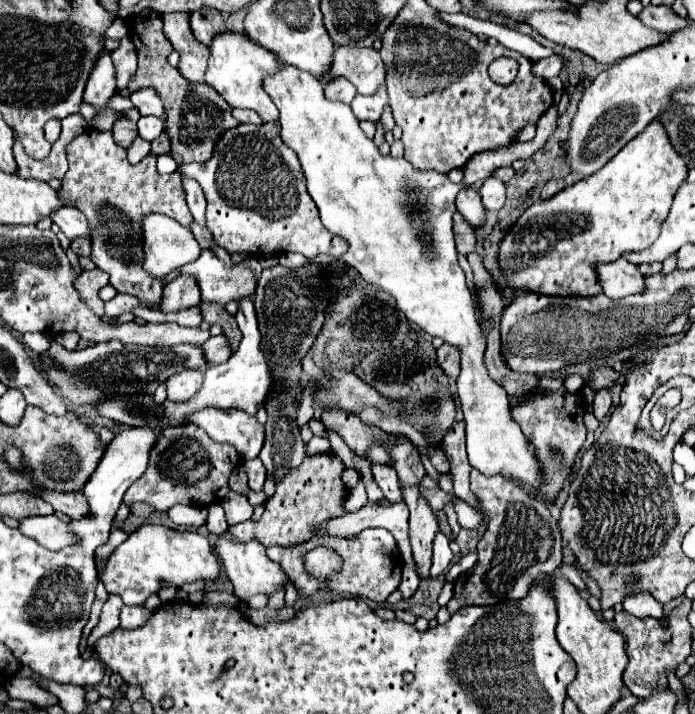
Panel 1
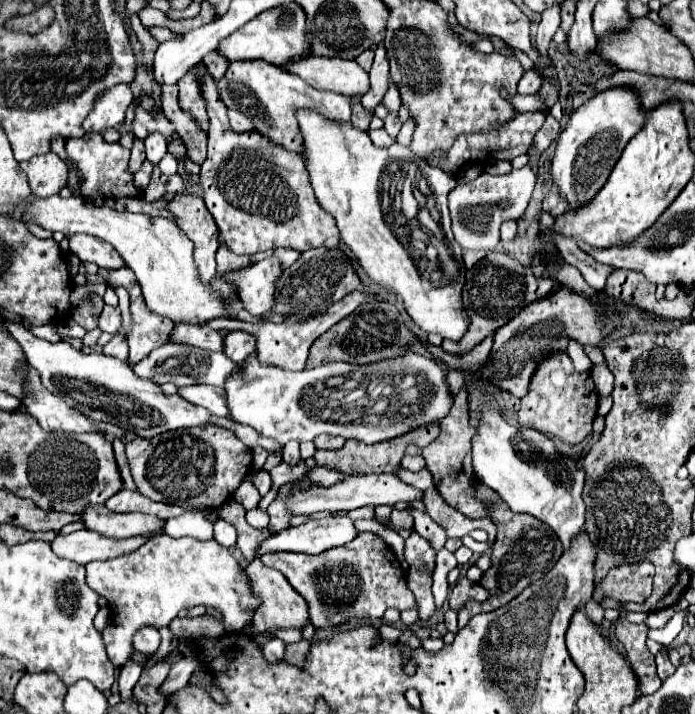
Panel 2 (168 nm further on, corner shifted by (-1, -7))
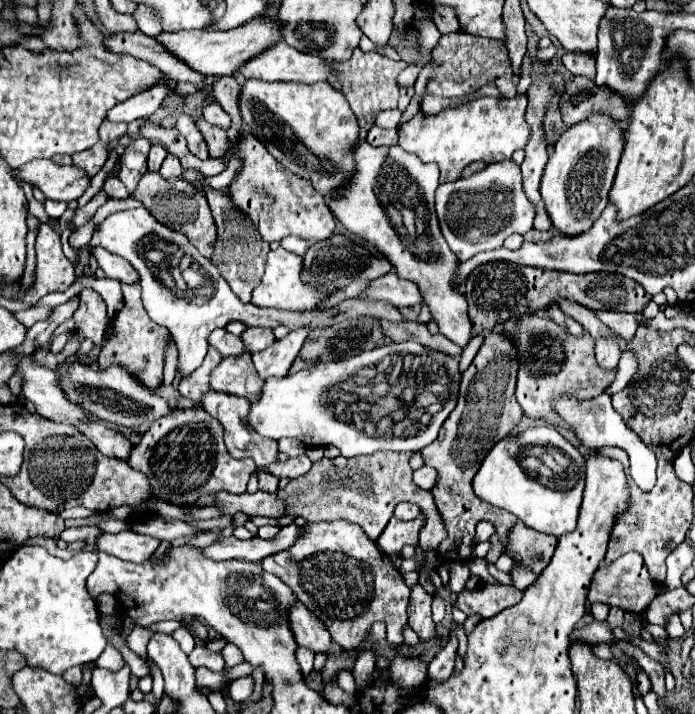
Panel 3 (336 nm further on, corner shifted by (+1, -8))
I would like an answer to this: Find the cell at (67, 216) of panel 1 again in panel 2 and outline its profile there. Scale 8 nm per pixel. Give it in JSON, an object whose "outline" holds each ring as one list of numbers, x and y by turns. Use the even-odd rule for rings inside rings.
{"outline":[[74,233,74,237,68,237,70,251,80,261,92,261,98,267,106,269,118,269,124,265,122,257,112,245,106,245,106,241,98,241,98,237,90,237,86,233]]}

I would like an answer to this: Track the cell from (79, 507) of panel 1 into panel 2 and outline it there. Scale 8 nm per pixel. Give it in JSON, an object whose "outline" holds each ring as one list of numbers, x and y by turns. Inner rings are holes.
{"outline":[[86,505,82,513,78,513,84,527,104,537,128,539,134,535,152,535,162,529,162,519,142,513,112,513,106,505]]}

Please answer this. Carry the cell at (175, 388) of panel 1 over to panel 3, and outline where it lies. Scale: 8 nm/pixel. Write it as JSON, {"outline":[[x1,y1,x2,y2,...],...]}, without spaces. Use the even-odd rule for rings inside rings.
{"outline":[[208,392,208,394,204,394,202,404,214,418,218,418,222,422,226,448,228,448,232,458,252,458,258,468,278,462,278,442,256,434,256,430,252,430,252,426,248,426,248,406,250,406,250,402,246,398,232,396,232,394,222,394,222,392]]}

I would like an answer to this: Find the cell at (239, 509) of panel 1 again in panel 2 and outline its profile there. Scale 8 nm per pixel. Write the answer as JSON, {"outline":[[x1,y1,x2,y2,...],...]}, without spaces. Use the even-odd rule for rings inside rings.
{"outline":[[250,509,246,513,246,521,256,529,264,529,268,525,268,513,260,511,260,509]]}

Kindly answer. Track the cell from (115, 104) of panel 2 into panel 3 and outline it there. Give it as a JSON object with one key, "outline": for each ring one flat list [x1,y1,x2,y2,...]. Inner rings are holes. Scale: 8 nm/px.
{"outline":[[104,120,102,126,100,126,100,140,102,140,104,144,114,142,114,140,118,140,118,138,124,136,124,134,126,134,126,124,124,124,124,122,116,124,116,122]]}

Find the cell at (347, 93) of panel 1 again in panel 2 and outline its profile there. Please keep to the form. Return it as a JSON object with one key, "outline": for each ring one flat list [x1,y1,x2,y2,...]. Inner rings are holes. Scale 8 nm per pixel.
{"outline":[[262,59,254,61,232,61,228,65,226,75,222,81,216,81,218,95,222,97,222,103,228,109,236,109,250,117,254,121,254,129,258,133,270,137,270,141,286,147,288,151,302,151,302,137,298,131,298,123,294,117,294,109,308,107,318,111,324,117,338,119,338,121,350,121,350,105,352,99,348,95,332,93,332,91,318,91,310,85,306,85,300,77,294,77,294,73,286,71,284,67,270,65]]}

